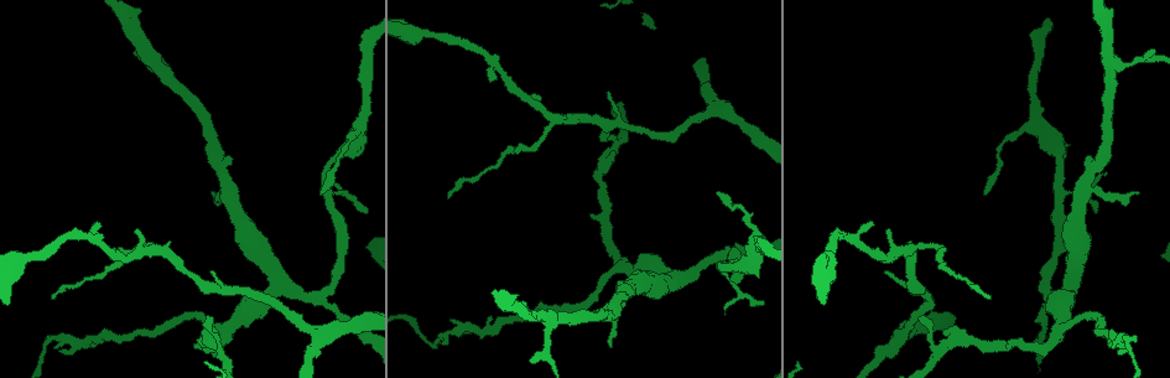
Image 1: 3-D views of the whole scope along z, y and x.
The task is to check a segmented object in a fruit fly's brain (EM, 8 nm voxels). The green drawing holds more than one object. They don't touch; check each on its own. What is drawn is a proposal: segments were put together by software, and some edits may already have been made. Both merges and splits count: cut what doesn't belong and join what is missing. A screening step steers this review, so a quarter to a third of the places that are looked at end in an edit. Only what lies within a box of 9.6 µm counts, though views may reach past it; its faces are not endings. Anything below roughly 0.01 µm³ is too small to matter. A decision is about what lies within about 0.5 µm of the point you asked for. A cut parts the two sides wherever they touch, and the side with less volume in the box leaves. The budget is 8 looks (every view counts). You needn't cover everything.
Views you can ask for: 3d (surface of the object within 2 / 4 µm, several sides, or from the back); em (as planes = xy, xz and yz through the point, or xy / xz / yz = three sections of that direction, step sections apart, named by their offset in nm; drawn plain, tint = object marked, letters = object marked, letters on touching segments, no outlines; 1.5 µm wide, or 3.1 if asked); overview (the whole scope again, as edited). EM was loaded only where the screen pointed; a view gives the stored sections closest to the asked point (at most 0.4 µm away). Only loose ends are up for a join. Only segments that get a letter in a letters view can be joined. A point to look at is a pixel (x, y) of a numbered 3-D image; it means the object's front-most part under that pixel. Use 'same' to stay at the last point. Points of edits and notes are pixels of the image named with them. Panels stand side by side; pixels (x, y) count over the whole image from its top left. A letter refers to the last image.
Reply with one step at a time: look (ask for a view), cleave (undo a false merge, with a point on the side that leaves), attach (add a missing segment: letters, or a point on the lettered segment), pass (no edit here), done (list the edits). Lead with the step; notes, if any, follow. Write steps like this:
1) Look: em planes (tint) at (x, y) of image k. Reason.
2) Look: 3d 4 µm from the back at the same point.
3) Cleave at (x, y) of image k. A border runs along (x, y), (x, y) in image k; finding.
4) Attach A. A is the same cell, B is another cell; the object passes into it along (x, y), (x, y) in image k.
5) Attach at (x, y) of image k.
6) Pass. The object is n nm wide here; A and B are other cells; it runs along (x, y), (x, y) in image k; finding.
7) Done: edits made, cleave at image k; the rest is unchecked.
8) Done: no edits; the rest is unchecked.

Look: em yz step 4 (letters) at (763, 301) of image 1. Free end.

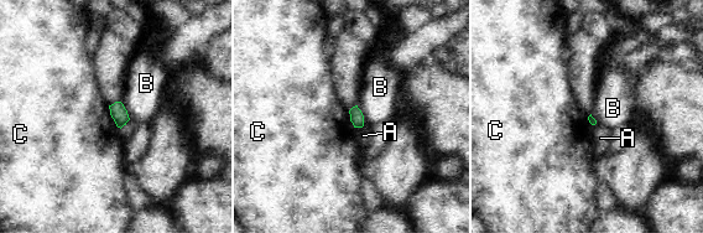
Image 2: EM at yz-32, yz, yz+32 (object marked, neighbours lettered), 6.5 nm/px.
Look: em planes (letters) at the same point. Another direction.

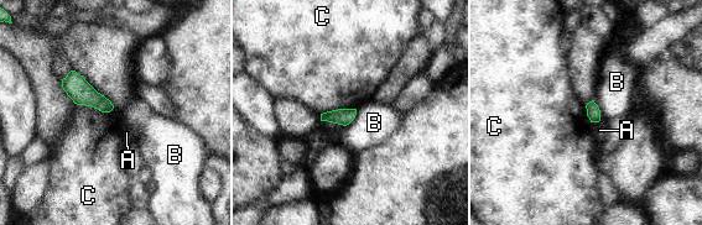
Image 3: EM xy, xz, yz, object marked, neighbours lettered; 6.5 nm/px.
Pass. The object is 90 nm wide here; A, B and C are other cells; a border runs along (73, 101), (102, 111), (114, 108) in image 3; no lettered segment goes on from it.

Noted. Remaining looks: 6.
Look: 3d 4 µm from the back at (449, 197) of image 1. Long arm stops here.

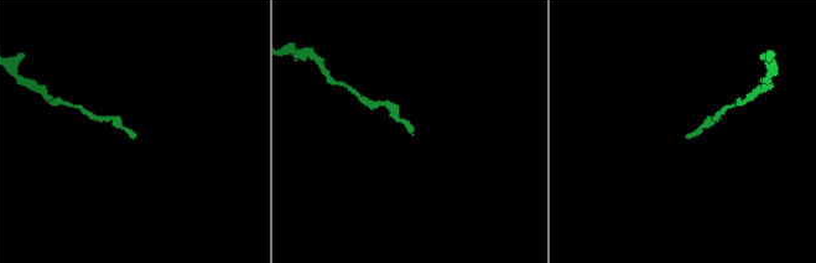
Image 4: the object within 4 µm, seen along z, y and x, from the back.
Look: em planes (letters) at (688, 137) of image 4. Shape alone is not enough.

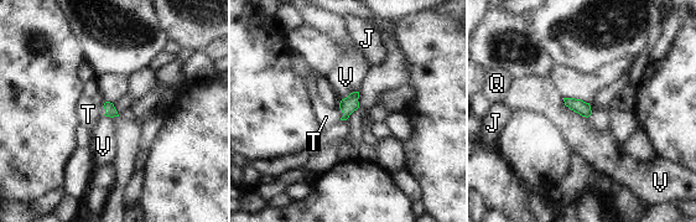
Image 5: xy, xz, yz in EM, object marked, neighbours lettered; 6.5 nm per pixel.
Attach T. The object is 70 nm wide here; T is the same cell, J, Q and V are other cells; the object passes into it along (349, 104), (342, 112), (326, 117) in image 5; it goes on there.

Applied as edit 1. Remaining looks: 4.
Look: overview. See it whole again.

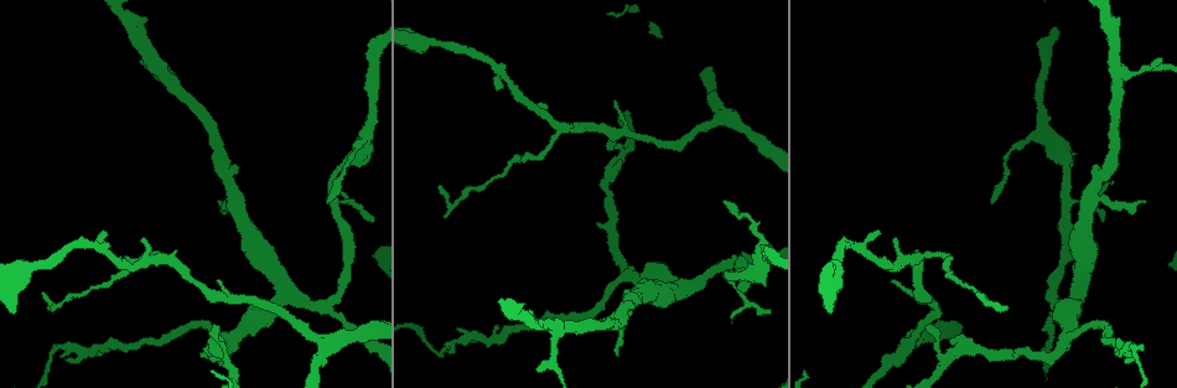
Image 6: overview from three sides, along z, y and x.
Look: em xz step 4 (letters) at (320, 342) of image 6. Three arms meet.

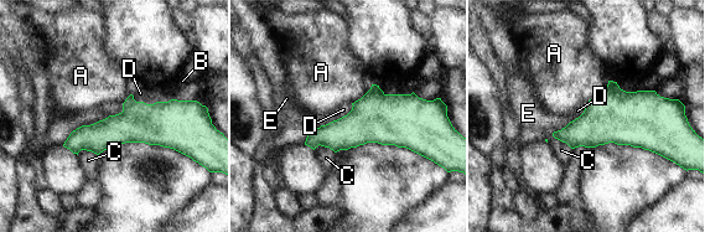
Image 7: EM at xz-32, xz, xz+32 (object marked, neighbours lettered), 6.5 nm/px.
Pass. The object is 240 nm wide here; A, B, C, D and E are other cells; a border runs along (608, 80), (608, 83), (585, 103) in image 7; one neuron here.

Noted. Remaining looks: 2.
Done: edits made, attach at image 5; the rest is unchecked.

